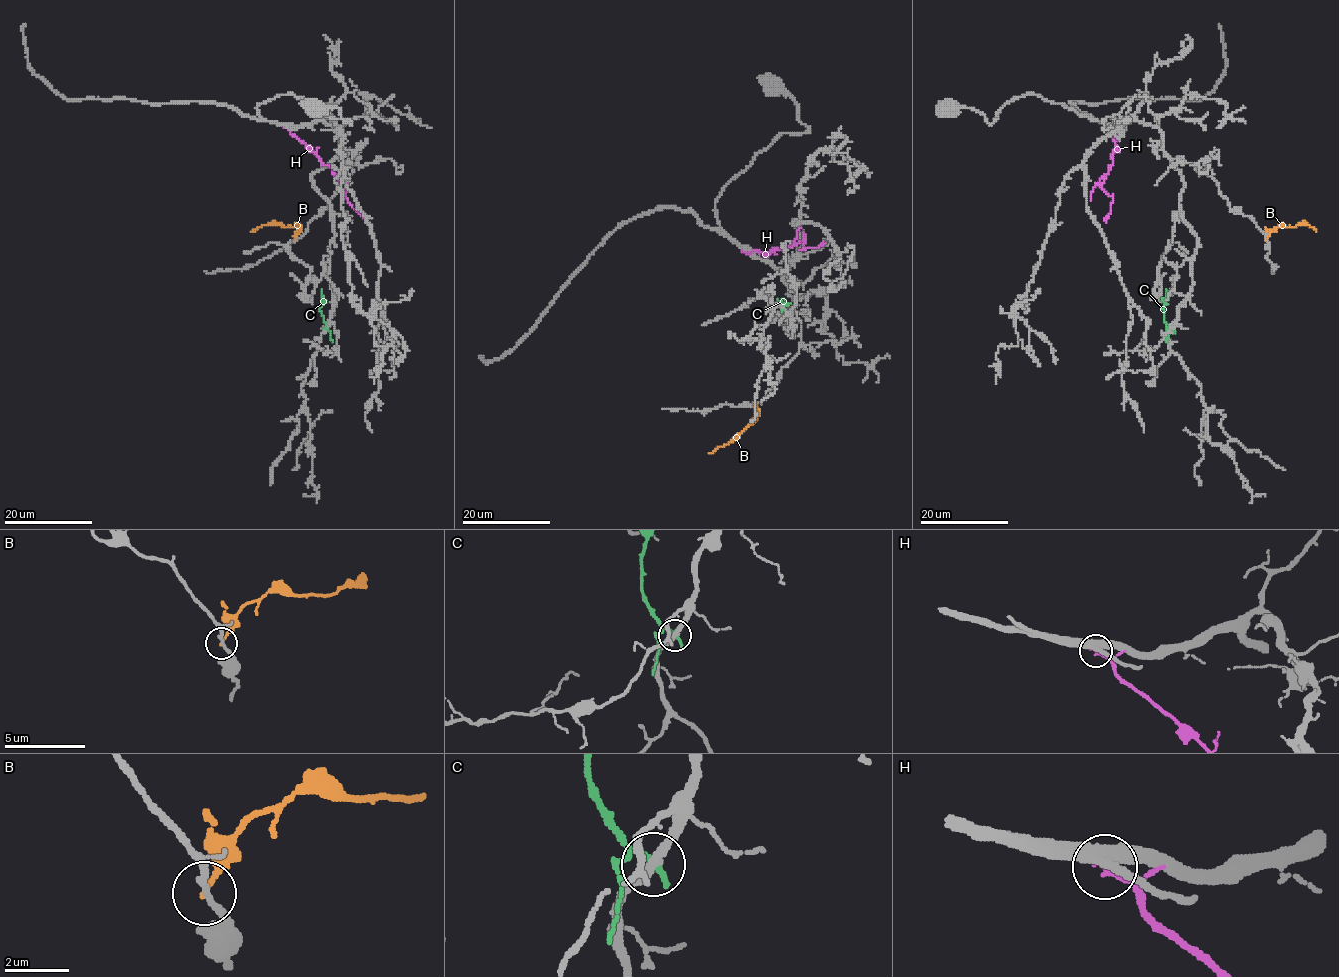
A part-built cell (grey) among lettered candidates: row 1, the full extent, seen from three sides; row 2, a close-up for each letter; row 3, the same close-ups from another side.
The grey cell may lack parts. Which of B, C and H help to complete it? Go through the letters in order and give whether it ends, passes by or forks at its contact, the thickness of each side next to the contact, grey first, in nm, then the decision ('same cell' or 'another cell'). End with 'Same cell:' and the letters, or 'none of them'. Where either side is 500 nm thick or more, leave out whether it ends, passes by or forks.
B: it ends | 180/200 nm | another cell
C: it passes by | 280/170 nm | another cell
H: it ends | 320/280 nm | another cell
Same cell: none of them

